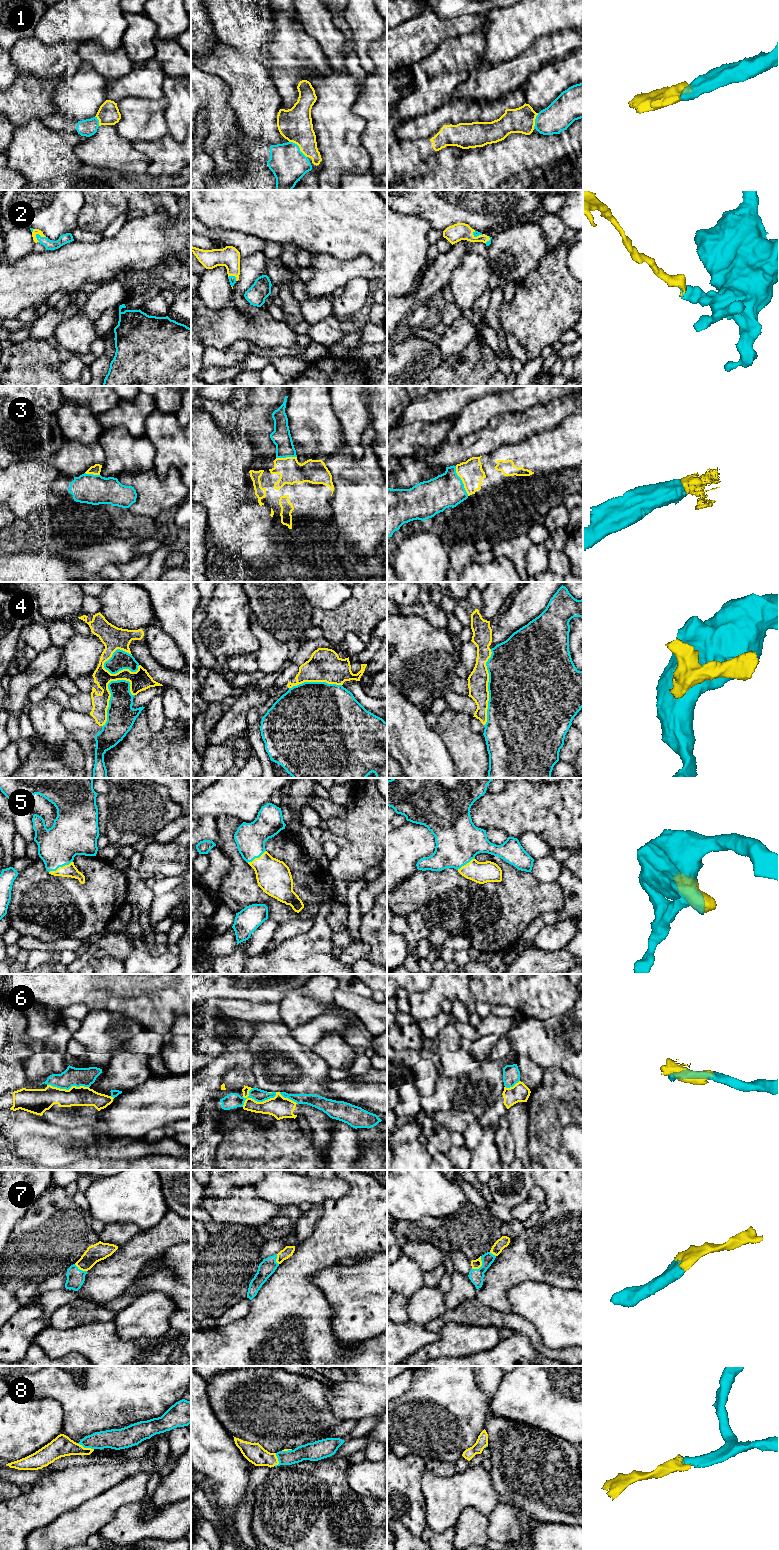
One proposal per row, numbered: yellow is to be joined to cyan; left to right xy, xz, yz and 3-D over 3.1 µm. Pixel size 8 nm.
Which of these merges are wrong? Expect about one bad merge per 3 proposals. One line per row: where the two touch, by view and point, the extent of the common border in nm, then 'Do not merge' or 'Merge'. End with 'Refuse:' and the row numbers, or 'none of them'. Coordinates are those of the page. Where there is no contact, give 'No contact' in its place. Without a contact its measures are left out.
1: Touches cyan at xz (298, 147). Shared border 190 nm. Merge
2: Touches cyan at xy (39, 235). Shared border 90 nm. Merge
3: Touches cyan at yz (461, 481). Shared border 260 nm. Merge
4: Touches cyan at xy (111, 695). Shared border 440 nm. Merge
5: Touches cyan at xy (60, 866). Shared border 220 nm. Merge
6: Touches cyan at xz (258, 1101). Shared border 300 nm. Do not merge
7: Touches cyan at yz (482, 1265). Shared border 130 nm. Merge
8: Touches cyan at xy (85, 1447). Shared border 140 nm. Merge
Refuse: 6

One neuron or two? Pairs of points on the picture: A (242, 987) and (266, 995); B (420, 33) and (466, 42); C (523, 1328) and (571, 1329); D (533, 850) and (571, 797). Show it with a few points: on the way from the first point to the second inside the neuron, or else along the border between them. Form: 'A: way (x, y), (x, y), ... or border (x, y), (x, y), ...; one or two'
A: way (248, 990), (260, 994); one
B: border (471, 32), (446, 39), (431, 54); two
C: border (517, 1314), (536, 1329), (541, 1341), (549, 1348); two
D: border (518, 837), (525, 832), (534, 832), (552, 849); two

